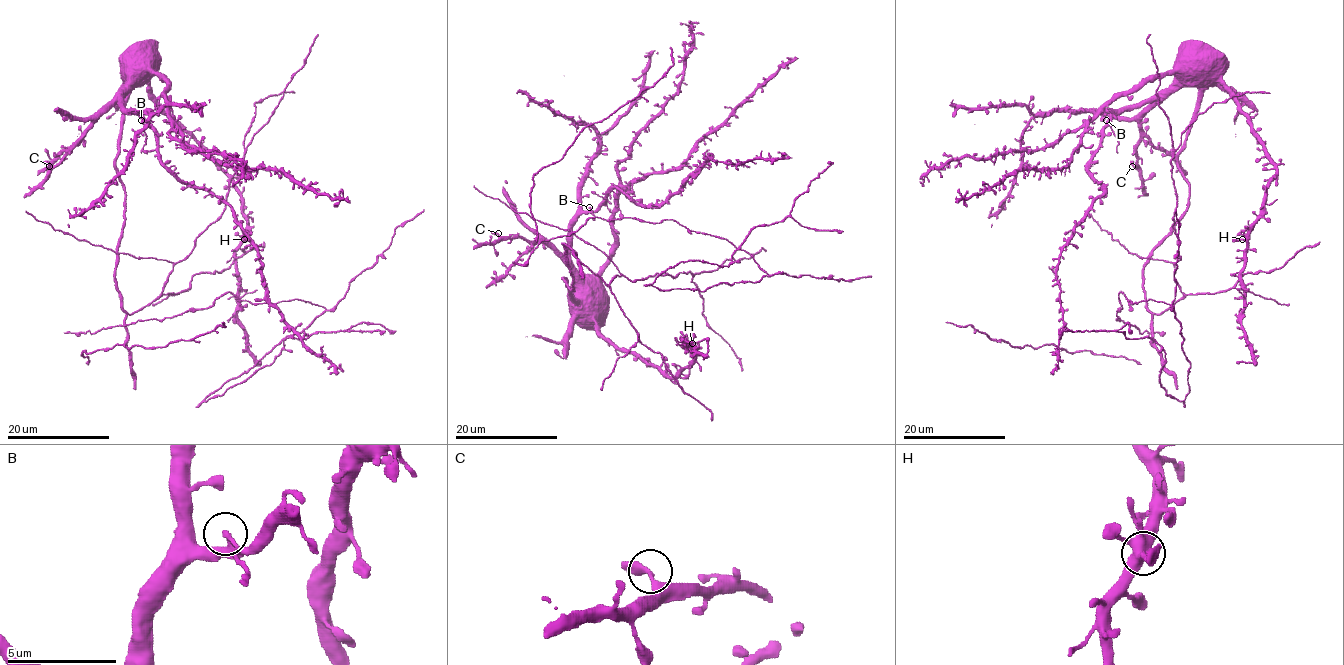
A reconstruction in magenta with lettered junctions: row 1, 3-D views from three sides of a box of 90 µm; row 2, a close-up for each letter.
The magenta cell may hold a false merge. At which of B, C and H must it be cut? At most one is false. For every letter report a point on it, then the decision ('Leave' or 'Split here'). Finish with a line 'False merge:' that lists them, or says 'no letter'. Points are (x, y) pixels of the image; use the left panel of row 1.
B: Place: (141, 120). Split here
C: Place: (49, 166). Leave
H: Place: (244, 239). Leave
False merge: B

